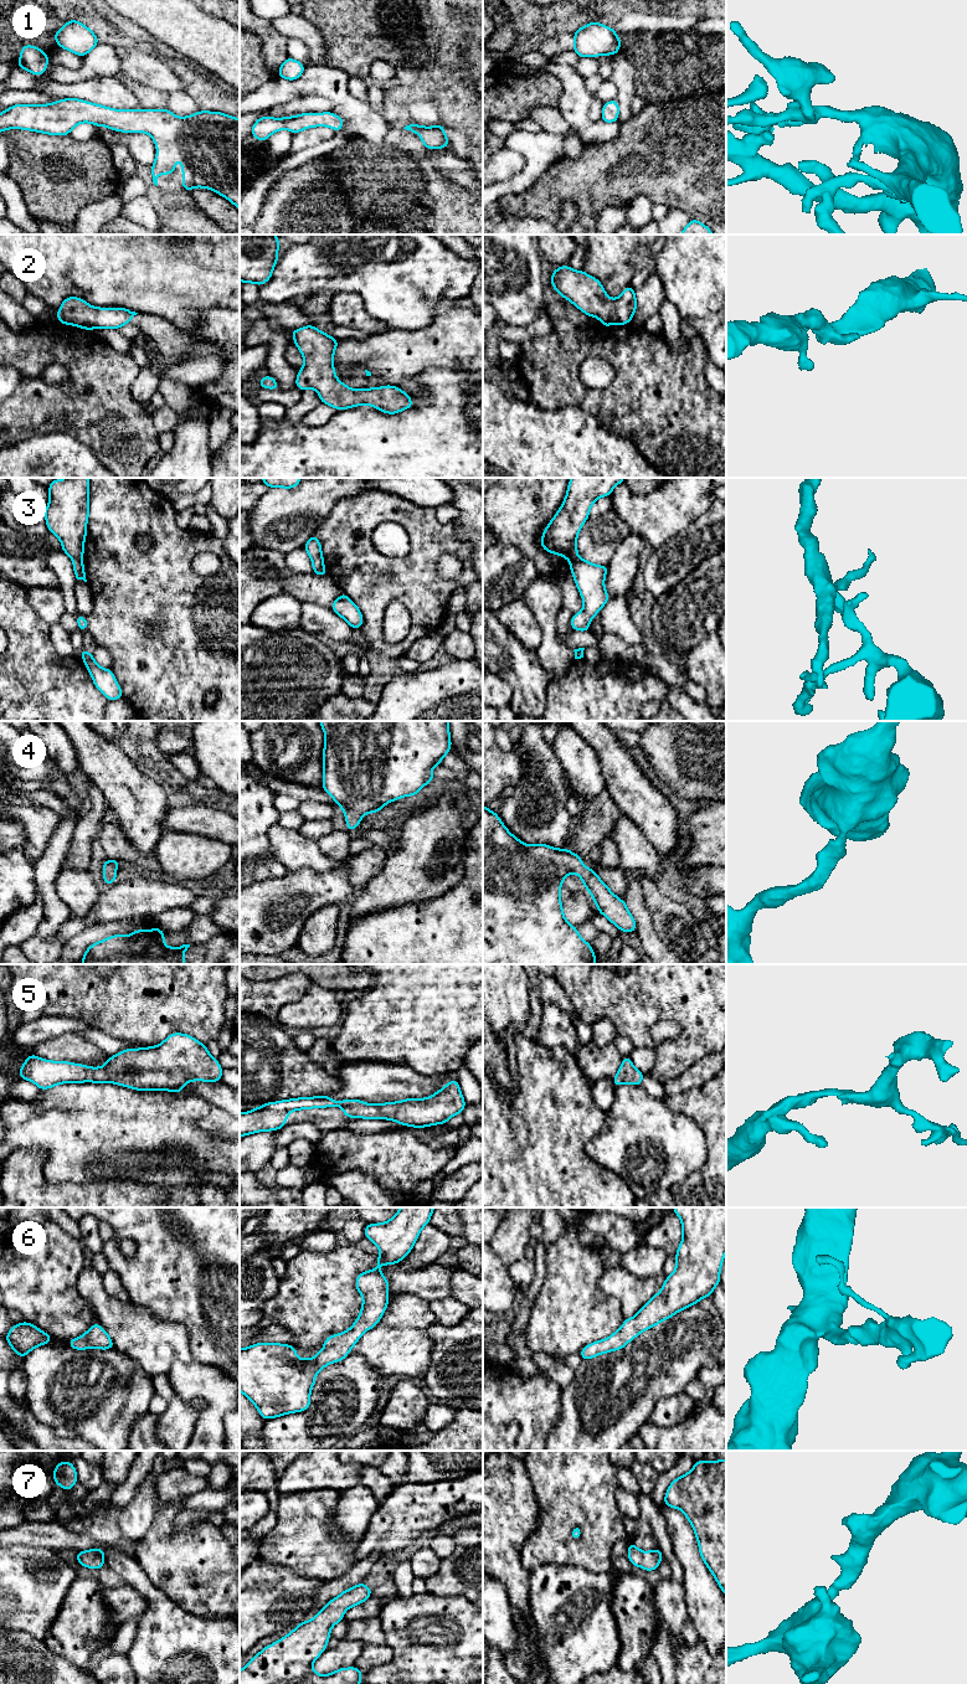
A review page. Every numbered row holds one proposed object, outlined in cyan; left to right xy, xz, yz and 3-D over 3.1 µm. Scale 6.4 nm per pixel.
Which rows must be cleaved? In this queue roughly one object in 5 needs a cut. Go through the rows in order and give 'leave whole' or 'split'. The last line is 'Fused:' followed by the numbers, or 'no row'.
1: leave whole
2: leave whole
3: split
4: leave whole
5: leave whole
6: leave whole
7: leave whole
Fused: 3

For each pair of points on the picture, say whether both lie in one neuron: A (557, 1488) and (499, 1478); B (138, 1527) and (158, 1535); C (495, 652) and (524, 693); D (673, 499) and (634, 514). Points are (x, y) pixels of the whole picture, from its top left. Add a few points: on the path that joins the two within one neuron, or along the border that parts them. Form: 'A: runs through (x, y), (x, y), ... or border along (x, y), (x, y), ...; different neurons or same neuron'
A: border along (524, 1463), (541, 1510); different neurons
B: border along (157, 1513), (149, 1530), (140, 1540); different neurons
C: runs through (507, 660), (512, 662), (524, 674), (524, 681); same neuron
D: runs through (663, 509), (658, 514), (644, 514); same neuron

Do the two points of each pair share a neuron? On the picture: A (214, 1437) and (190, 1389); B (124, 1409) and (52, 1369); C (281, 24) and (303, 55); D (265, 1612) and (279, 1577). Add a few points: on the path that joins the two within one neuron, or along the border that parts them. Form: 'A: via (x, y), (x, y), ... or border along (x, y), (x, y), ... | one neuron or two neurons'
A: via (212, 1424), (212, 1402), (204, 1394) | one neuron
B: via (107, 1392), (70, 1386) | one neuron
C: border along (287, 37), (301, 39), (307, 46), (309, 60) | two neurons
D: via (265, 1603), (265, 1600), (278, 1586) | one neuron

